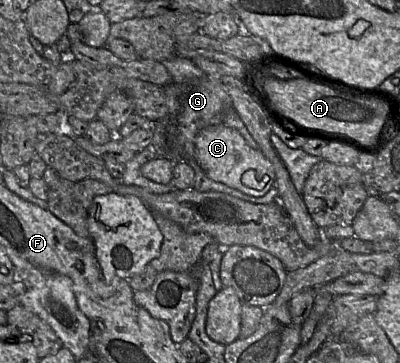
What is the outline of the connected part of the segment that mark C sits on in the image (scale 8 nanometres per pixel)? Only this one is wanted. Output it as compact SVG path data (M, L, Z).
M223 123L206 127L197 135L193 159L213 181L223 183L246 195L262 197L276 187L271 162L259 149L250 147L242 135Z

